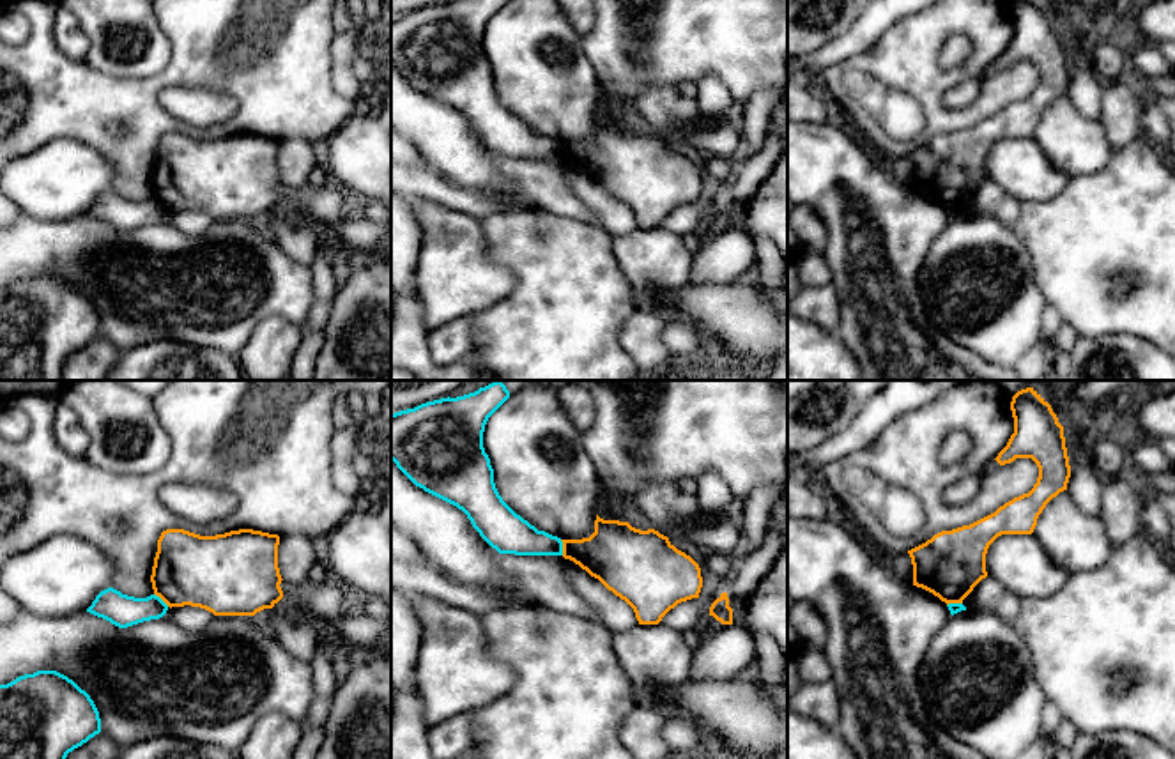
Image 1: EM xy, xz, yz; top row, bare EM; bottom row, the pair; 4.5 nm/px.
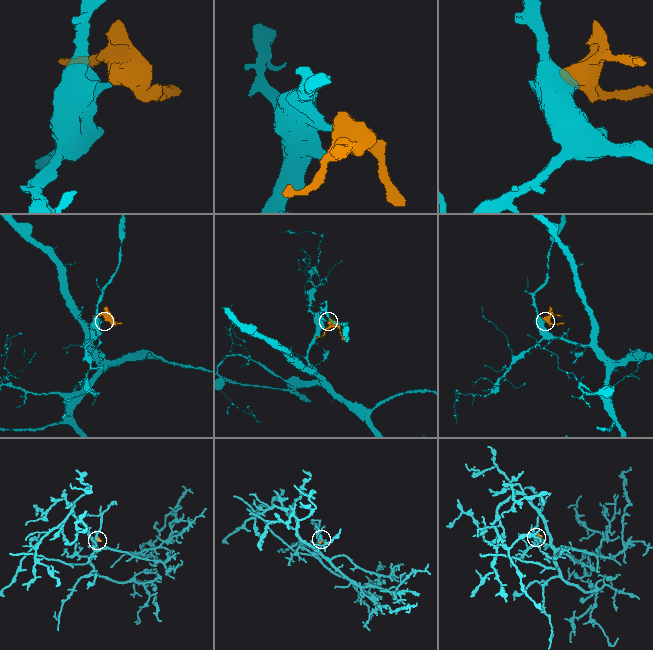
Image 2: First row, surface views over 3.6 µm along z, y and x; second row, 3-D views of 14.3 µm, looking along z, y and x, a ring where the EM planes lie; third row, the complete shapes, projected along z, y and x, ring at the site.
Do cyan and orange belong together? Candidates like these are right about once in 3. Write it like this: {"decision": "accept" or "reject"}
{"decision": "reject"}

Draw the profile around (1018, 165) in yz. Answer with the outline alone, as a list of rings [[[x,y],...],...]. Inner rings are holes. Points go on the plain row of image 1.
[[[1002,138],[986,157],[987,180],[1019,203],[1055,198],[1071,180],[1033,138]]]

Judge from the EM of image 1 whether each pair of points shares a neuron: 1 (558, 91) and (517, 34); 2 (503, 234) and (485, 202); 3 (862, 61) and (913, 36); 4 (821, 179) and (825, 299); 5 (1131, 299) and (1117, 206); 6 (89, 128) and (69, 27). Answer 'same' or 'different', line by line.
1: same
2: different
3: same
4: different
5: same
6: different

